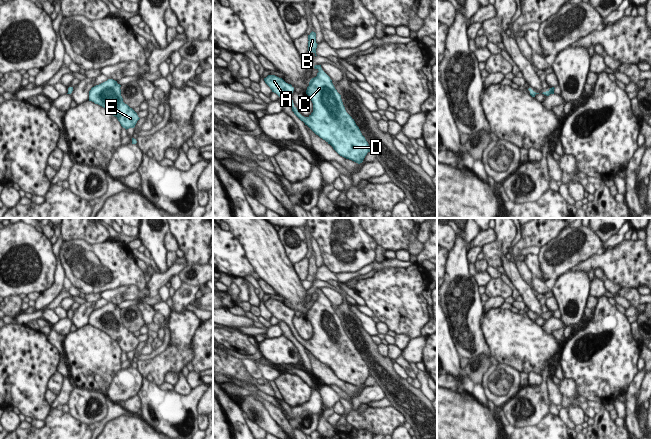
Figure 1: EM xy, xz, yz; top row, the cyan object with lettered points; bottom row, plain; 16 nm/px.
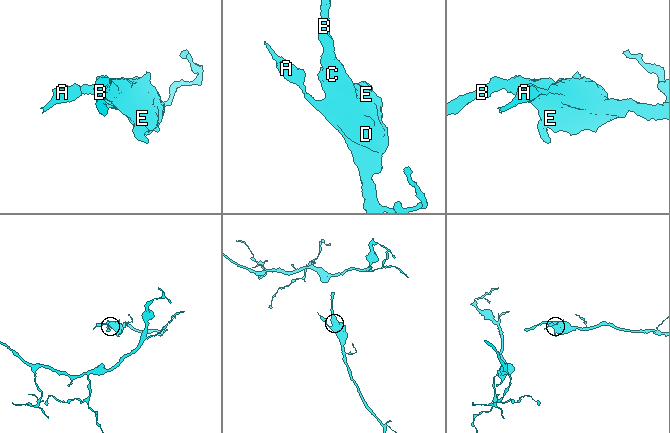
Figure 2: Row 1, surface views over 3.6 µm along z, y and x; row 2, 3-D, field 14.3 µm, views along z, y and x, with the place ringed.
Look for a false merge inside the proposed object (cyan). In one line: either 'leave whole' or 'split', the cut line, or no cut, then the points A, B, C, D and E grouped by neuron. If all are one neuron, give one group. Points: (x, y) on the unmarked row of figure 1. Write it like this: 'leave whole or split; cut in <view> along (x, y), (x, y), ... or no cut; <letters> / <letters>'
leave whole; no cut; A B C D E

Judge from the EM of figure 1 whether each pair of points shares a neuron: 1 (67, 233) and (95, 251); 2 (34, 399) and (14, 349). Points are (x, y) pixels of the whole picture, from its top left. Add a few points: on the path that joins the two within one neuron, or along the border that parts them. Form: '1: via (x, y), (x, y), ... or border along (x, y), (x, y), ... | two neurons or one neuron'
1: border along (63, 240), (83, 239), (91, 244), (98, 244) | two neurons
2: via (25, 387), (22, 382), (19, 361) | one neuron

